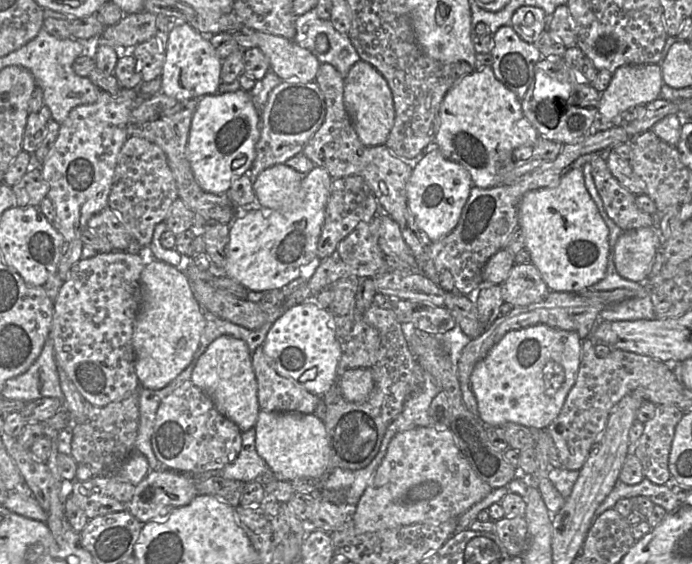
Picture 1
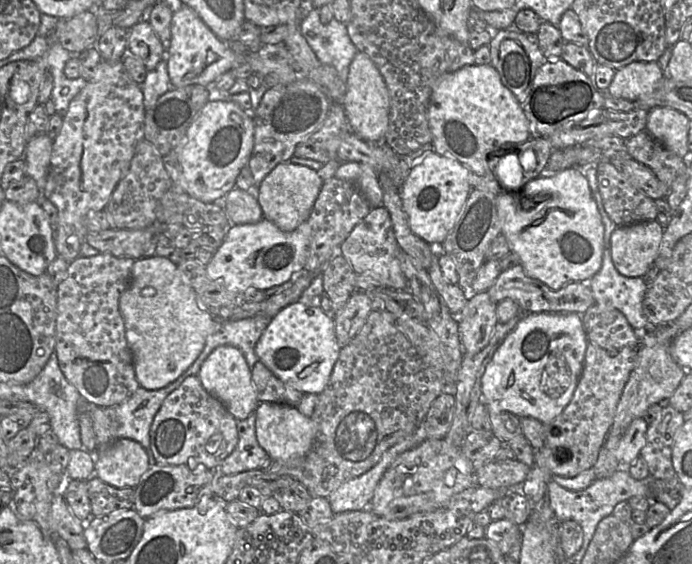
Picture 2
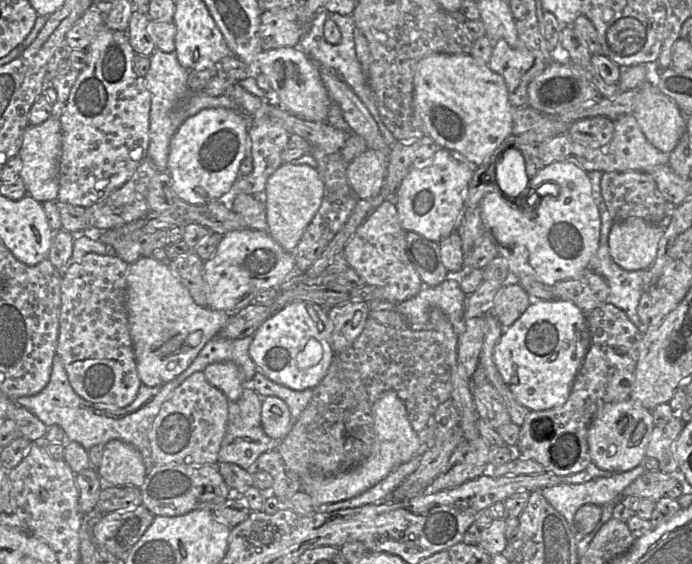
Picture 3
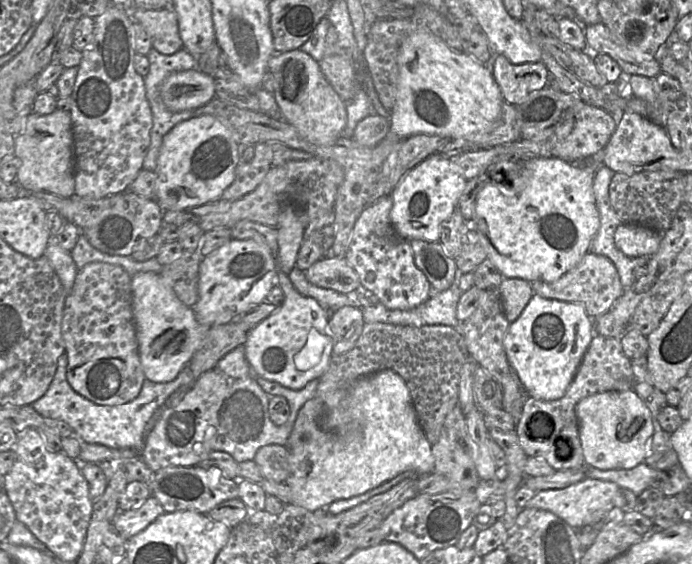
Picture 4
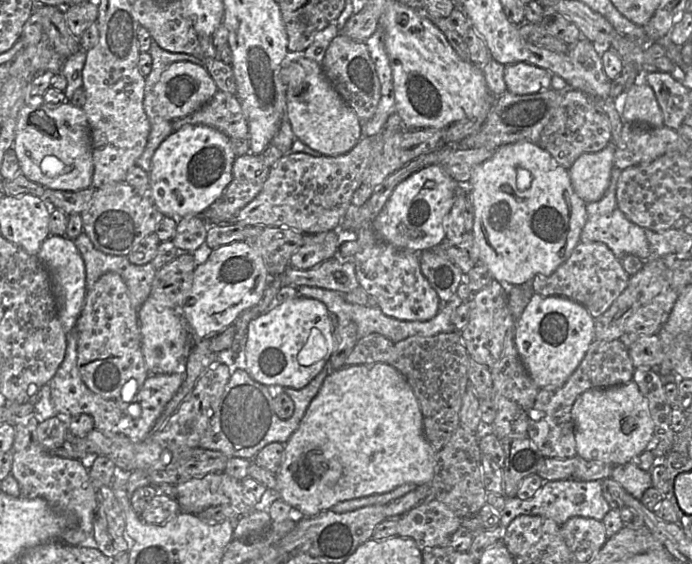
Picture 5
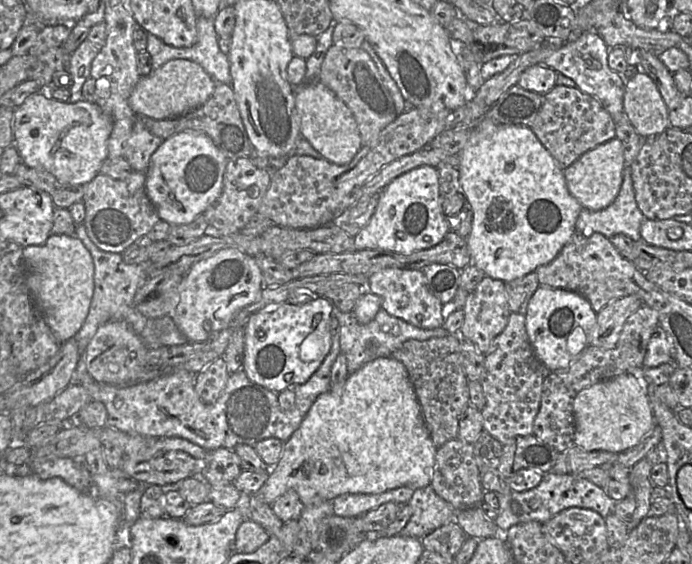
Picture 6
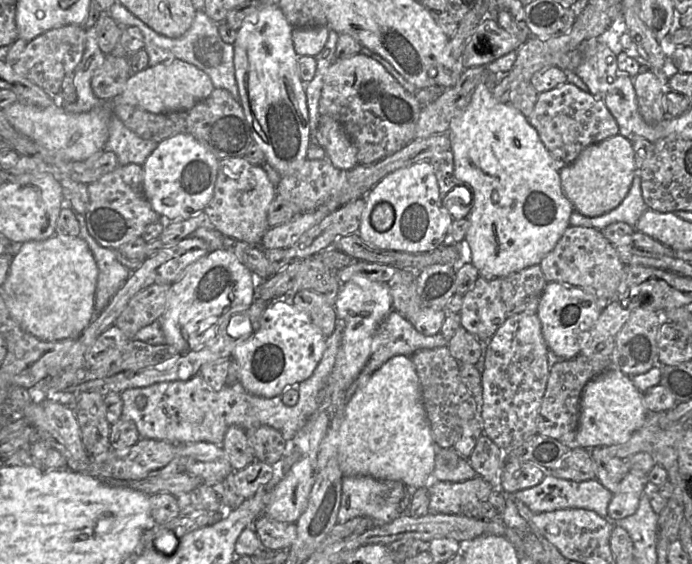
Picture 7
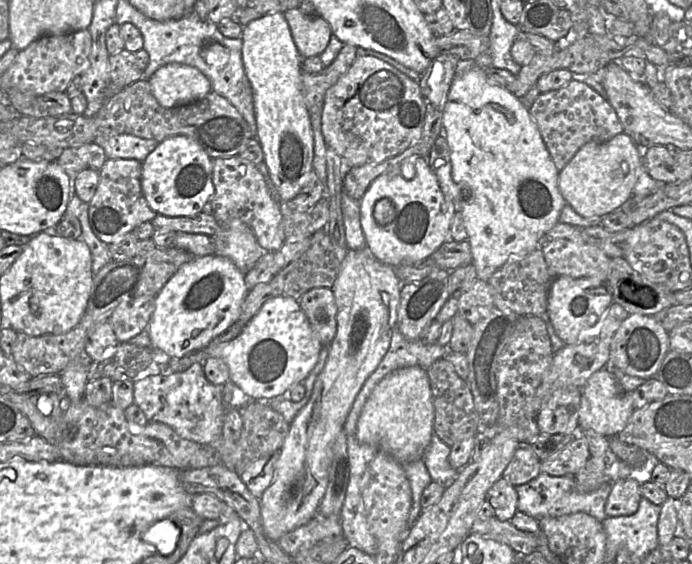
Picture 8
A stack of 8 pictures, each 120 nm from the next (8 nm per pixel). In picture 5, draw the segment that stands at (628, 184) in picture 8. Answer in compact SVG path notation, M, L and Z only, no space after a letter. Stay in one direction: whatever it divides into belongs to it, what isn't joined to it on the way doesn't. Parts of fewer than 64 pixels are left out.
M609 143L598 152L581 154L570 167L575 193L586 203L599 201L605 194L614 167L615 146Z

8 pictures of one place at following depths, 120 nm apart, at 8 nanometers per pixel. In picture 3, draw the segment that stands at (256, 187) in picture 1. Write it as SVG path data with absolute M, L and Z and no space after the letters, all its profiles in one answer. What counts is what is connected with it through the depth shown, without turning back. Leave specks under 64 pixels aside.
M282 163L268 178L262 203L266 211L269 235L286 251L294 252L306 227L317 213L326 187L316 168L306 164Z

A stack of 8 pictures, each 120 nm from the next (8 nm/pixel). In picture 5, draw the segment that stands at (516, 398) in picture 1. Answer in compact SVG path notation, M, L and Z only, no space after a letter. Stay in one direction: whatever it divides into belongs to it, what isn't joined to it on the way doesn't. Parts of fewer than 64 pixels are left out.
M533 294L522 316L515 322L514 342L520 359L539 389L563 386L580 365L595 340L595 319L581 304L565 297Z

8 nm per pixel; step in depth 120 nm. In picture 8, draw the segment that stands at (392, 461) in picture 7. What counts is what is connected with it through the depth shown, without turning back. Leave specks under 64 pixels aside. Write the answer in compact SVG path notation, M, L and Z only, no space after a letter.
M420 366L396 369L373 389L357 421L357 439L386 452L402 465L422 459L433 435L434 406L429 378Z

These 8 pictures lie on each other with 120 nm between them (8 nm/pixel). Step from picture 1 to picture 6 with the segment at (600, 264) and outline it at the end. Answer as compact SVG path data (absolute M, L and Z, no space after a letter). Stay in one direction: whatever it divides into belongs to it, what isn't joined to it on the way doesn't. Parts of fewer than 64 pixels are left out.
M484 118L480 124L474 128L469 140L458 155L460 185L473 211L472 230L467 237L467 245L472 261L471 264L480 268L486 276L506 283L535 272L539 267L550 263L576 232L576 221L583 207L577 199L570 194L566 185L563 169L540 142L533 130L520 125L495 124L491 120Z

